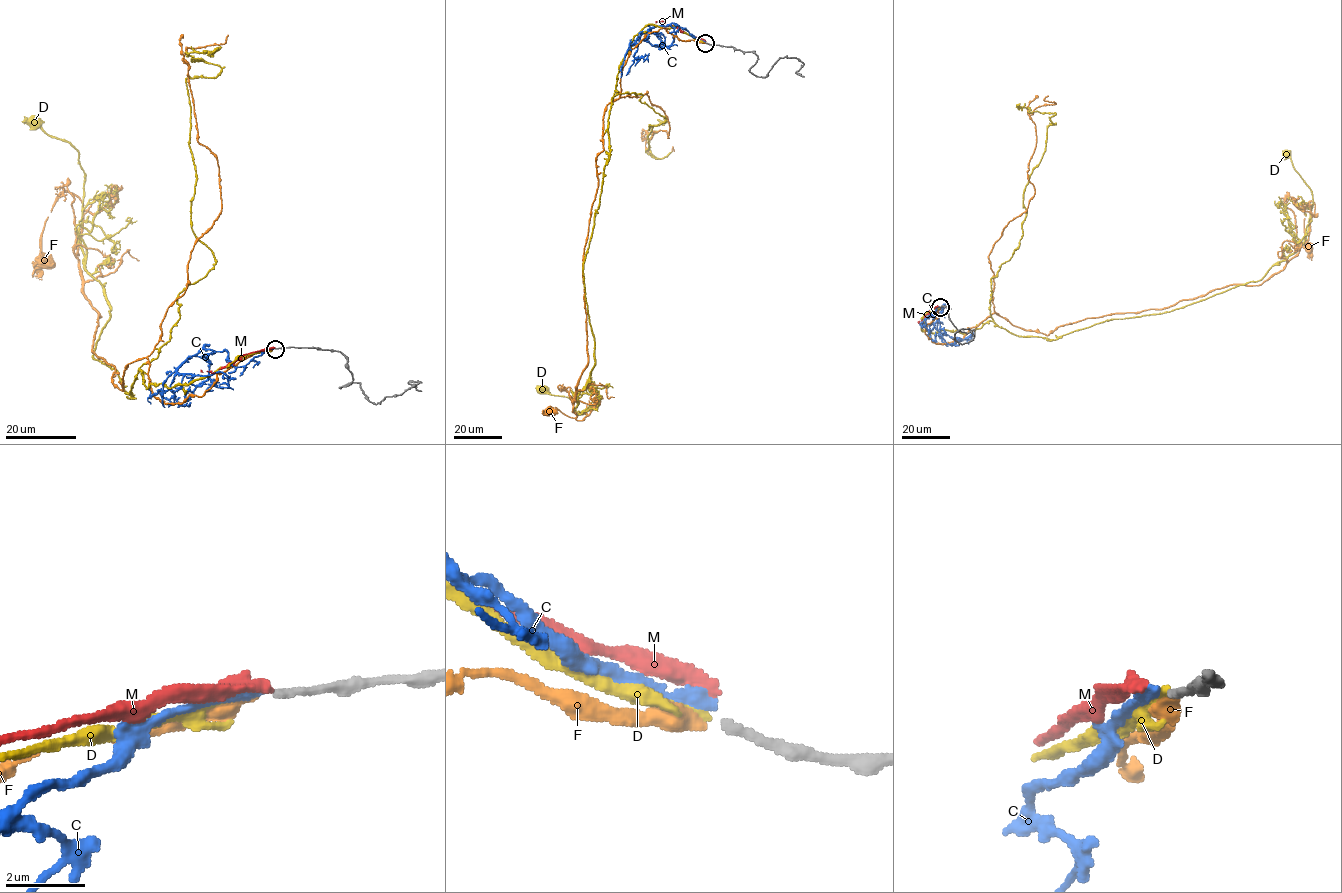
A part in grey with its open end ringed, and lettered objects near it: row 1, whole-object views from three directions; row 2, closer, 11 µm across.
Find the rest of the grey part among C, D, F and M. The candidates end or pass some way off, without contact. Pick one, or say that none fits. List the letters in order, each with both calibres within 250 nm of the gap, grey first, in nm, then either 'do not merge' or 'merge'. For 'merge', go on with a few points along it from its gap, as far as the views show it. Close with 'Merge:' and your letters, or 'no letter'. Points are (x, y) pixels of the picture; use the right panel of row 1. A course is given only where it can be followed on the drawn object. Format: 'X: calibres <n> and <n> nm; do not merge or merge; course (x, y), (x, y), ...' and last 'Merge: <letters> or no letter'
C: calibres 220 and 320 nm; do not merge
D: calibres 220 and 200 nm; do not merge
F: calibres 220 and 360 nm; merge; course (939, 307), (925, 334), (947, 344), (995, 313), (1047, 335), (1260, 285), (1306, 241), (1310, 201), (1309, 247)
M: calibres 220 and 340 nm; do not merge
Merge: F

